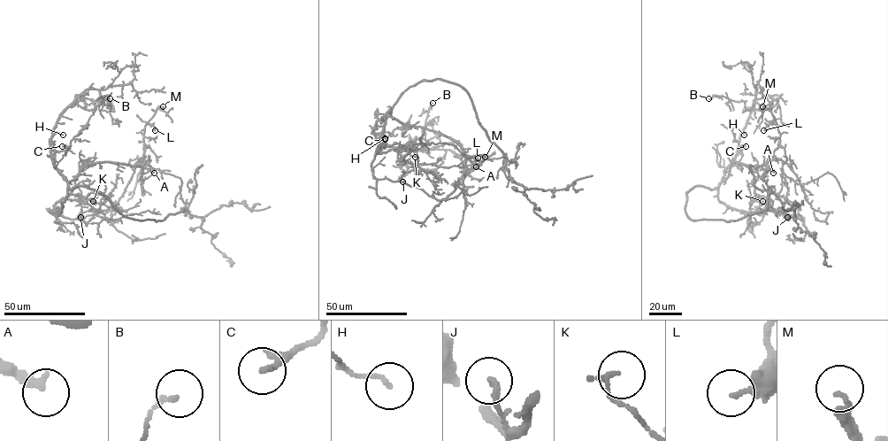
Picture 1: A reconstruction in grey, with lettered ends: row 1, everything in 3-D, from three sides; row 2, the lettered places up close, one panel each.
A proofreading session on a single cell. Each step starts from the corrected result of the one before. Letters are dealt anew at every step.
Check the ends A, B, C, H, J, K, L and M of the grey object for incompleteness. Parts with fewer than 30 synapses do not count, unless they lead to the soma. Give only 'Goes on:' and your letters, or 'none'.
Goes on: none

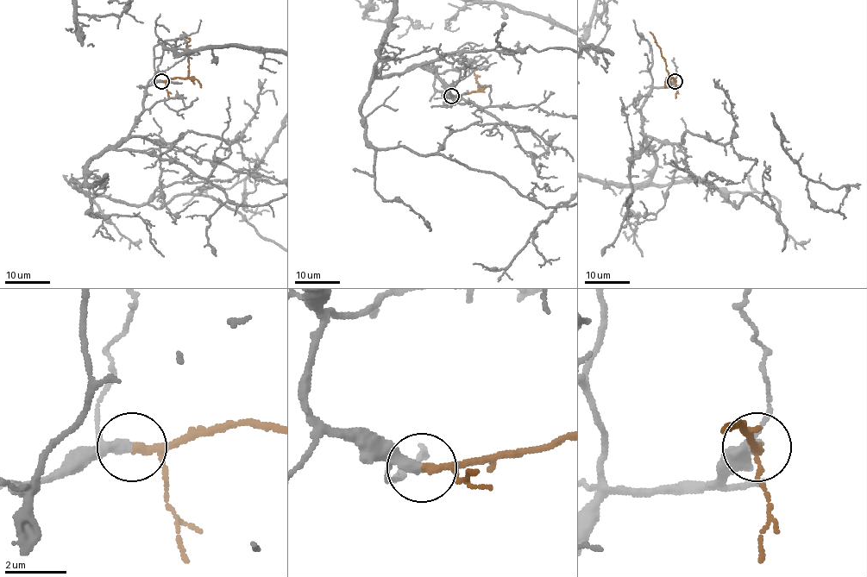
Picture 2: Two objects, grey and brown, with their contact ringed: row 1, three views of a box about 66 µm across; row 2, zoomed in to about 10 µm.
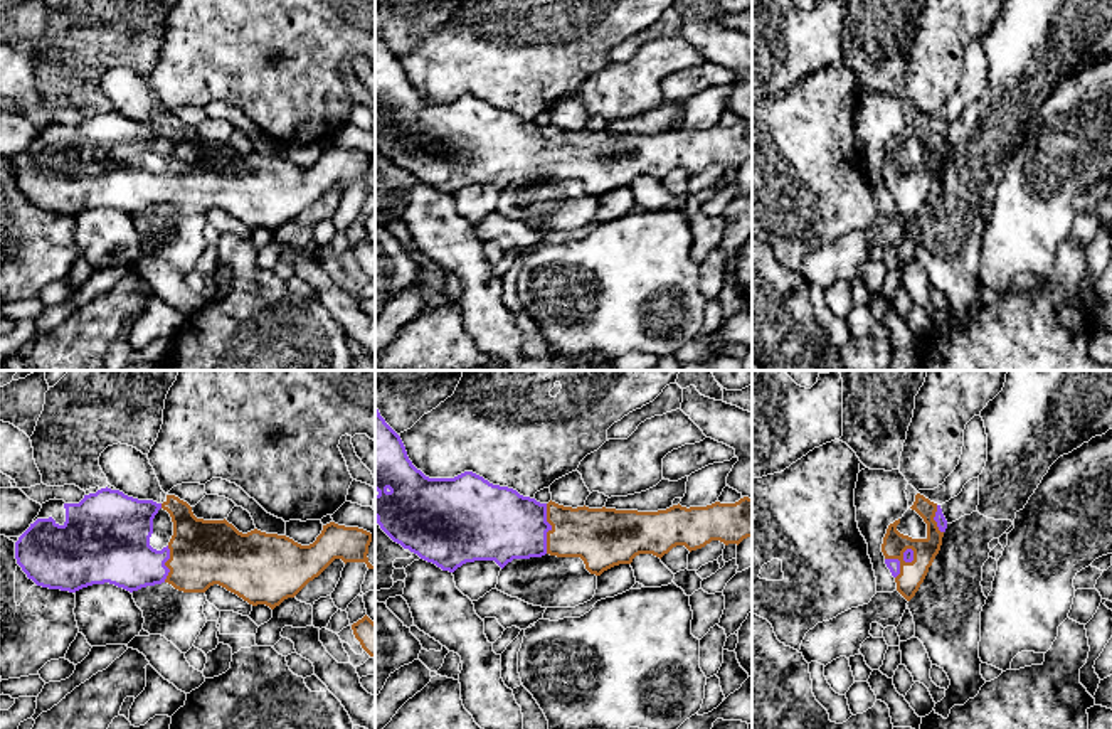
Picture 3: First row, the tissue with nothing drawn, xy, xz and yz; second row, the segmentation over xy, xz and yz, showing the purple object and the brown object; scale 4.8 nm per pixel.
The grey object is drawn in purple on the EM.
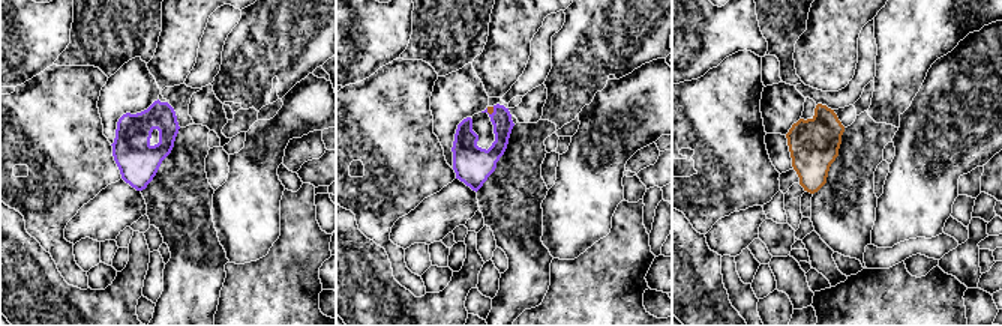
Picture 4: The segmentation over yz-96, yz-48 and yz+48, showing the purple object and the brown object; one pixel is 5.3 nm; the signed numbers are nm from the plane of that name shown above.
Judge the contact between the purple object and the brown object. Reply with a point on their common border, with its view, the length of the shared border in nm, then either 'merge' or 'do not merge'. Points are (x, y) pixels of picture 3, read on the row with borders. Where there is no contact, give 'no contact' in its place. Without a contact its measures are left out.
xz (550, 529) | 240 nm | merge

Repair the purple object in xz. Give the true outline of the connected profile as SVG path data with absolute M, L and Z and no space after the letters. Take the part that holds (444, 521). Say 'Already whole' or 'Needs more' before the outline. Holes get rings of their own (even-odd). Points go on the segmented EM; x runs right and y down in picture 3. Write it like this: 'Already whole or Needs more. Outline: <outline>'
Needs more. Outline: M375 407L375 522L380 529L404 549L417 554L421 559L436 564L442 571L454 572L466 562L495 561L501 569L513 559L542 557L545 554L557 557L580 557L590 574L601 576L604 571L631 564L639 554L663 557L676 545L685 545L690 552L705 547L712 540L725 545L740 544L752 537L752 498L744 497L735 503L715 502L707 507L673 505L658 512L616 510L564 507L555 502L540 503L535 498L523 497L508 487L493 485L483 476L464 471L454 478L429 478L417 470L407 456L400 436L385 423Z

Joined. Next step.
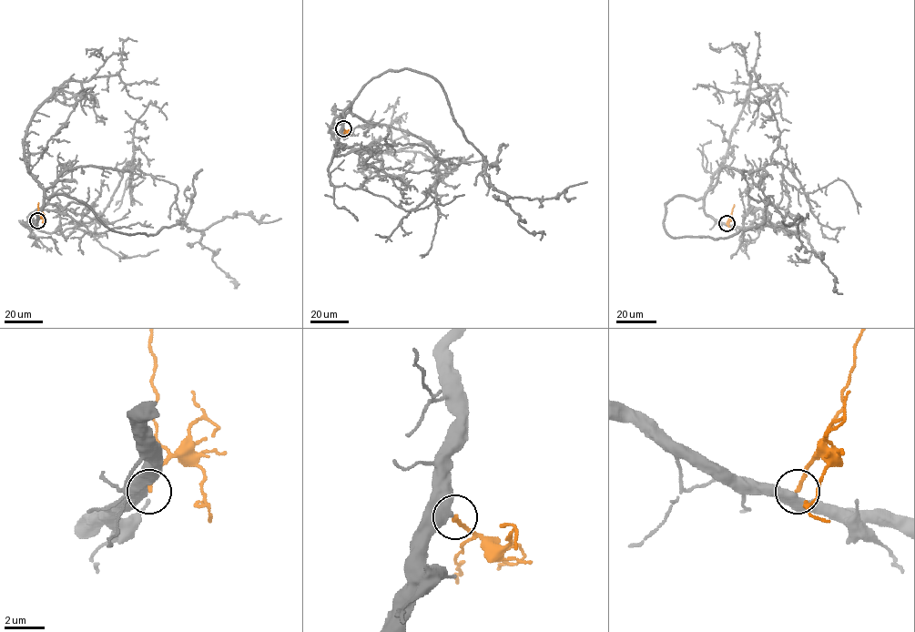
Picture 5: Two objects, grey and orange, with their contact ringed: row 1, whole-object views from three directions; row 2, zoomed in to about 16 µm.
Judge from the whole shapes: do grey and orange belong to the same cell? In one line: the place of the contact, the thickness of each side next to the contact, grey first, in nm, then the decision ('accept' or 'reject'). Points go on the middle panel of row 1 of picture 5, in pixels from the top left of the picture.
(343, 128) | 550/200 nm | accept

